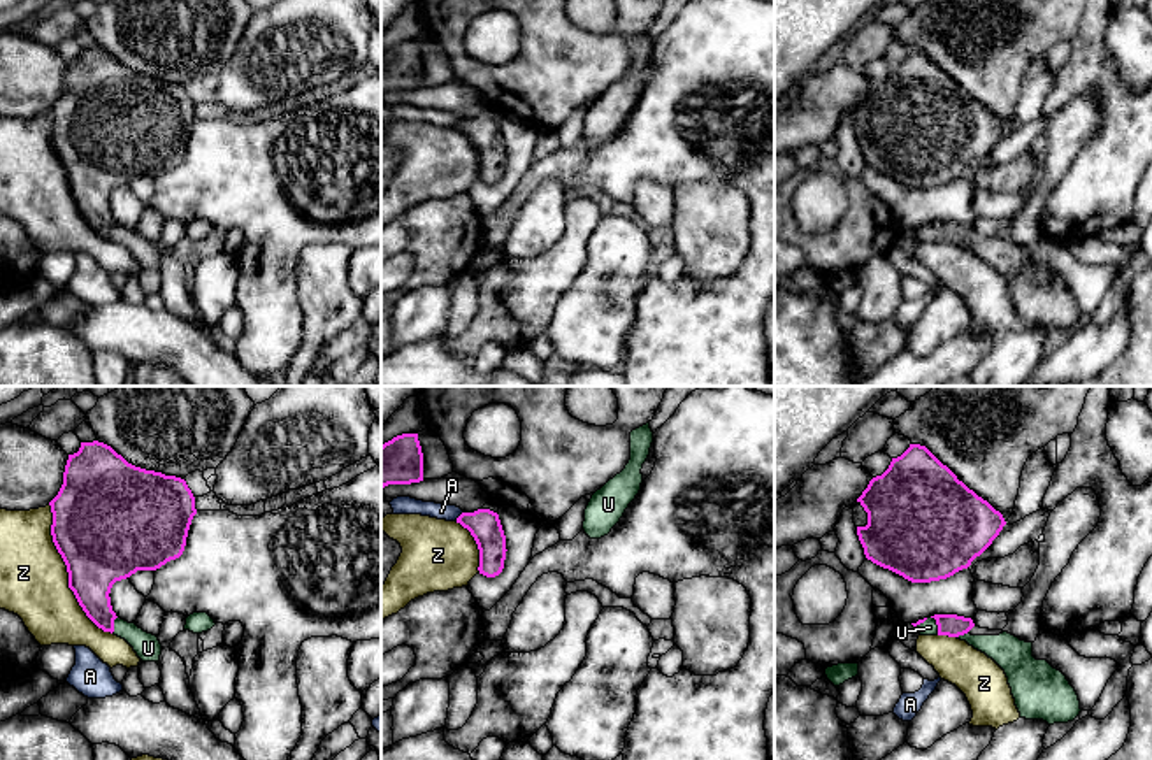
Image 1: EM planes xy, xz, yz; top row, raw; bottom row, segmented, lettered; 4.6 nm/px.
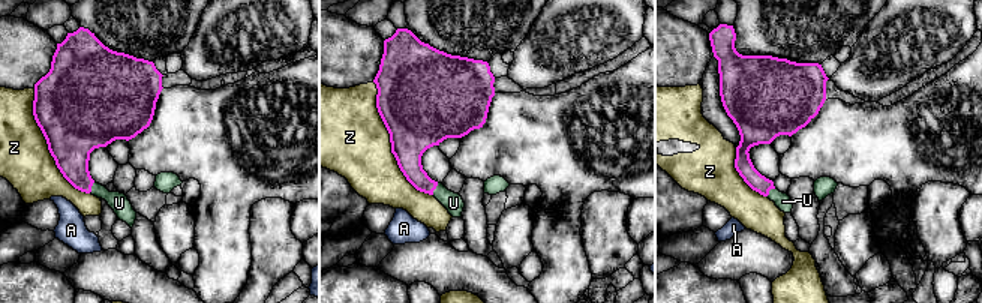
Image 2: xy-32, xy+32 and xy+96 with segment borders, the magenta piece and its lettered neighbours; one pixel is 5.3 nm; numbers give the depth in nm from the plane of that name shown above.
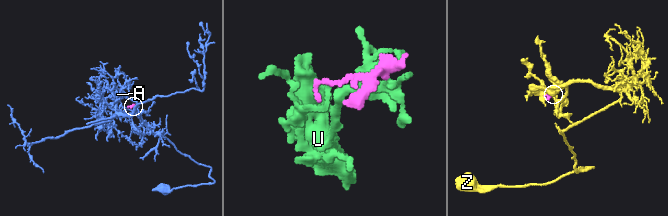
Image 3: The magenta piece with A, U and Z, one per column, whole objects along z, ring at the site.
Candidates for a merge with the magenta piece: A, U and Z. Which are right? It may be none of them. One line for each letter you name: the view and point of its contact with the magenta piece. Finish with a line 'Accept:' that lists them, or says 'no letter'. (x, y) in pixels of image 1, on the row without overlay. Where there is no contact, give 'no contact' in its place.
U: meets magenta in yz at (936, 230)
Accept: U

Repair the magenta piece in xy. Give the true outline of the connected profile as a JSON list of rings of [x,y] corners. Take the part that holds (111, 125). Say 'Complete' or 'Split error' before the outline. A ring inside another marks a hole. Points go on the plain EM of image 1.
Split error. [[[81,49],[79,58],[68,61],[63,91],[49,112],[53,149],[67,172],[68,195],[86,223],[104,239],[125,246],[142,269],[158,270],[158,244],[118,225],[109,200],[116,188],[137,177],[156,177],[183,161],[197,121],[186,88],[135,74],[104,49]]]

